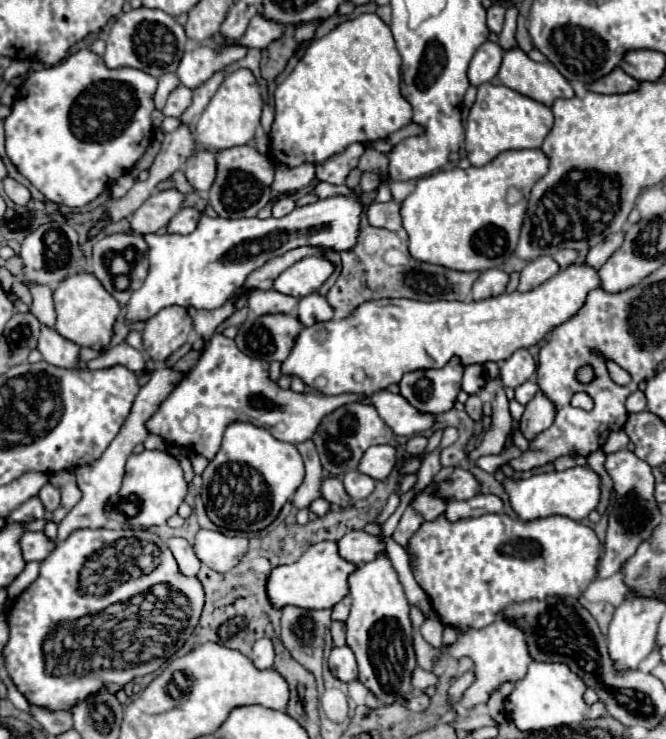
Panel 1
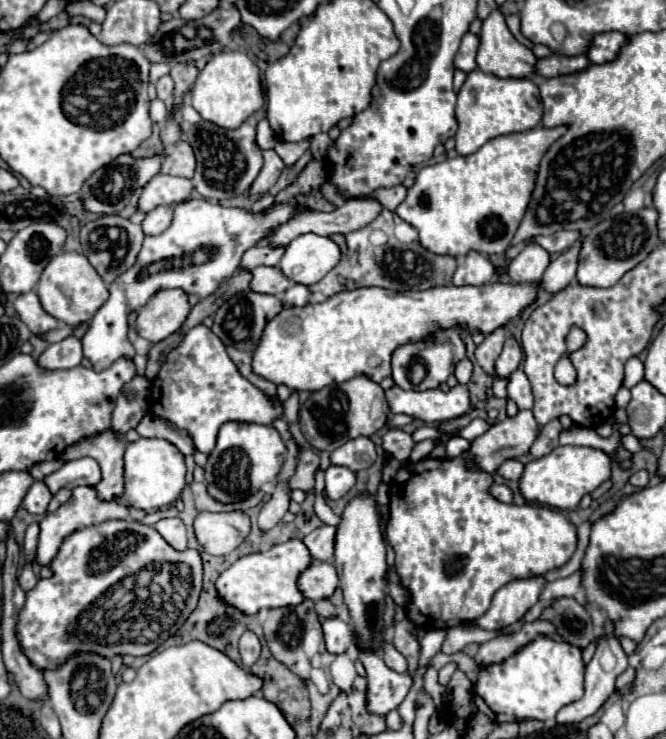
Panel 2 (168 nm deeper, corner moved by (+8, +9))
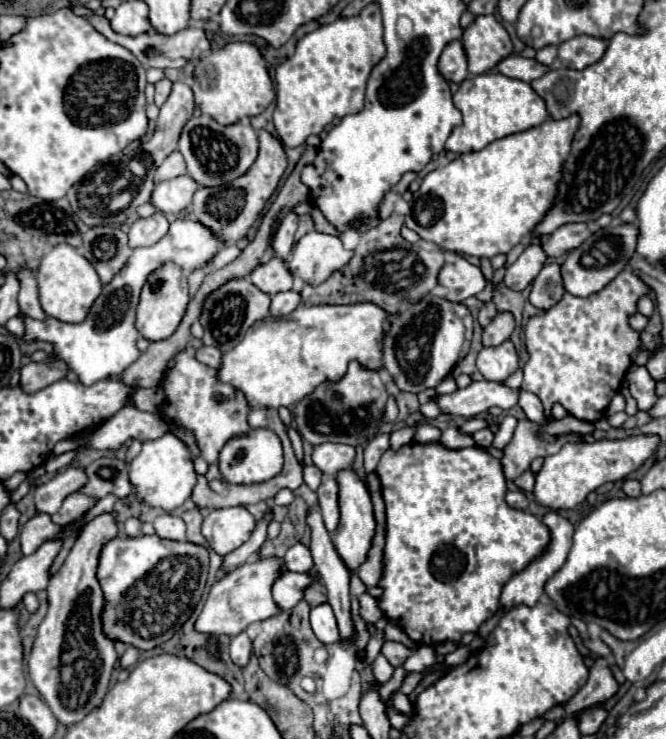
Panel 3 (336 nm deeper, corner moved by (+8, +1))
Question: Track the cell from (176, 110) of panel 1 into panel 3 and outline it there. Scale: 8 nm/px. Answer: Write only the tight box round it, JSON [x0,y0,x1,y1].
[155,79,173,107]

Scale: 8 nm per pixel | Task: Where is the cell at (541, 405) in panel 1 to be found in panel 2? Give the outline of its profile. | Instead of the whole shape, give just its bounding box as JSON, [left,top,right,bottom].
[471,411,537,473]

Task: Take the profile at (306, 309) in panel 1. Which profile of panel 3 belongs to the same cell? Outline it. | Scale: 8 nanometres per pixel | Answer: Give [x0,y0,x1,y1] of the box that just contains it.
[271,291,301,317]

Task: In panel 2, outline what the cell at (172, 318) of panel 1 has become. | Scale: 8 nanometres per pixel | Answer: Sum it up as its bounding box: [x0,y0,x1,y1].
[135,289,191,343]

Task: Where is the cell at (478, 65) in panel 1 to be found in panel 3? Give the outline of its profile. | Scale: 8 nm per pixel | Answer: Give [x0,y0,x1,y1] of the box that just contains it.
[439,41,467,83]

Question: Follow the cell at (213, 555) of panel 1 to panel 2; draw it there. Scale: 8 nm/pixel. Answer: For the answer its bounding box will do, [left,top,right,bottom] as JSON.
[195,511,251,555]

